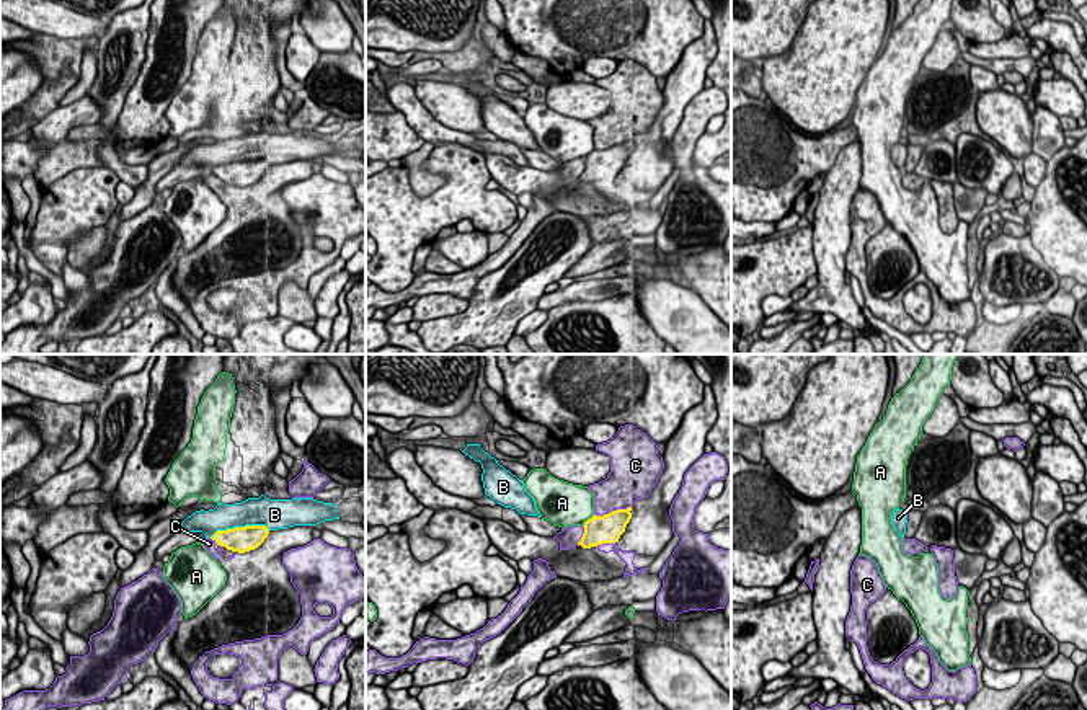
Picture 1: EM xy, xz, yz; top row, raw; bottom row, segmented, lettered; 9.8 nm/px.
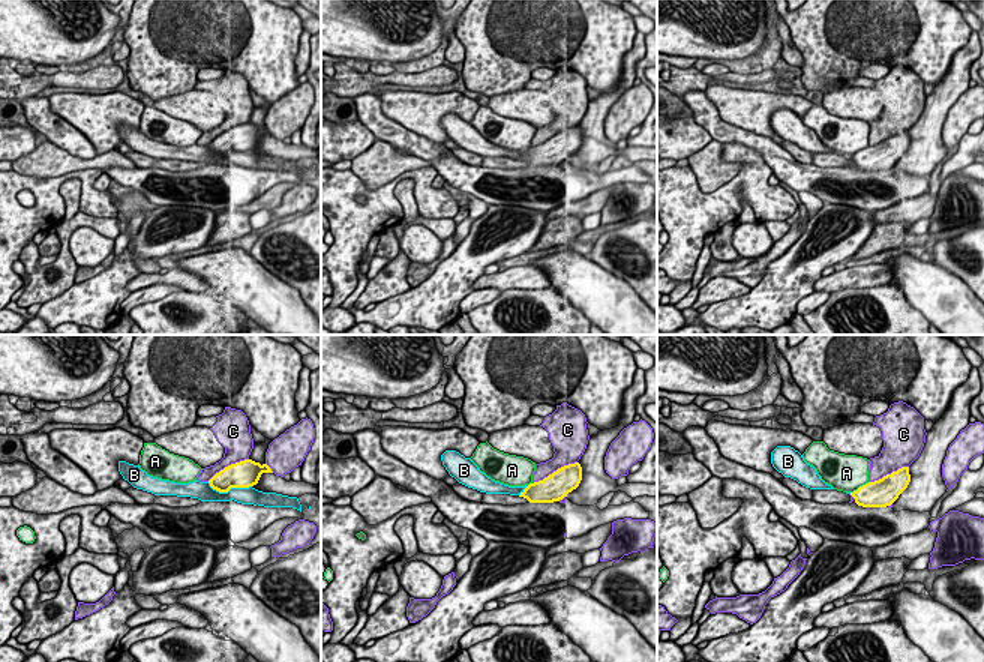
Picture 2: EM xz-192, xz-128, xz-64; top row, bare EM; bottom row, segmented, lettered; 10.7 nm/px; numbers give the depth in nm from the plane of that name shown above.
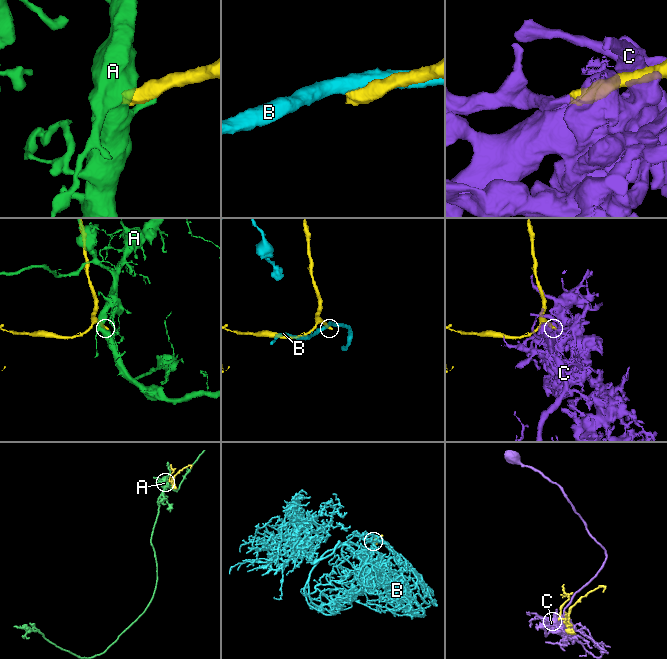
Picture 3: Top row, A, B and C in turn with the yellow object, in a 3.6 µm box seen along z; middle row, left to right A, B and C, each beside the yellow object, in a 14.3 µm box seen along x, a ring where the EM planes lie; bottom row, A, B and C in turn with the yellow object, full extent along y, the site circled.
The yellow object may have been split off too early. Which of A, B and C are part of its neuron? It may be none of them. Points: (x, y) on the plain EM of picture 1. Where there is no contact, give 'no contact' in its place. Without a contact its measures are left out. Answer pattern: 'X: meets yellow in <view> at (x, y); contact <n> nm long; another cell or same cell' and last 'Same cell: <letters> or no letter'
A: meets yellow in xz at (588, 154); contact 150 nm long; same cell
B: meets yellow in xy at (239, 162); contact 600 nm long; another cell
C: meets yellow in xz at (612, 146); contact 380 nm long; another cell
Same cell: A

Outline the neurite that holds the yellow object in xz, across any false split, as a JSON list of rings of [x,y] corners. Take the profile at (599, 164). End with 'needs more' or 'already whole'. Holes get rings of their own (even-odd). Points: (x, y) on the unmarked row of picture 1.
[[[632,140],[627,144],[617,144],[604,150],[592,150],[584,157],[584,168],[578,180],[583,183],[597,181],[602,178],[615,178],[625,166],[627,158],[632,153]]]; already whole

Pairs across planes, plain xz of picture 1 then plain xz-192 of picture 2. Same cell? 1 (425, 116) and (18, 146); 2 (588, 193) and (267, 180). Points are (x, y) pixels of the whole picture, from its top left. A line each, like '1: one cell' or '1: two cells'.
1: two cells
2: one cell

